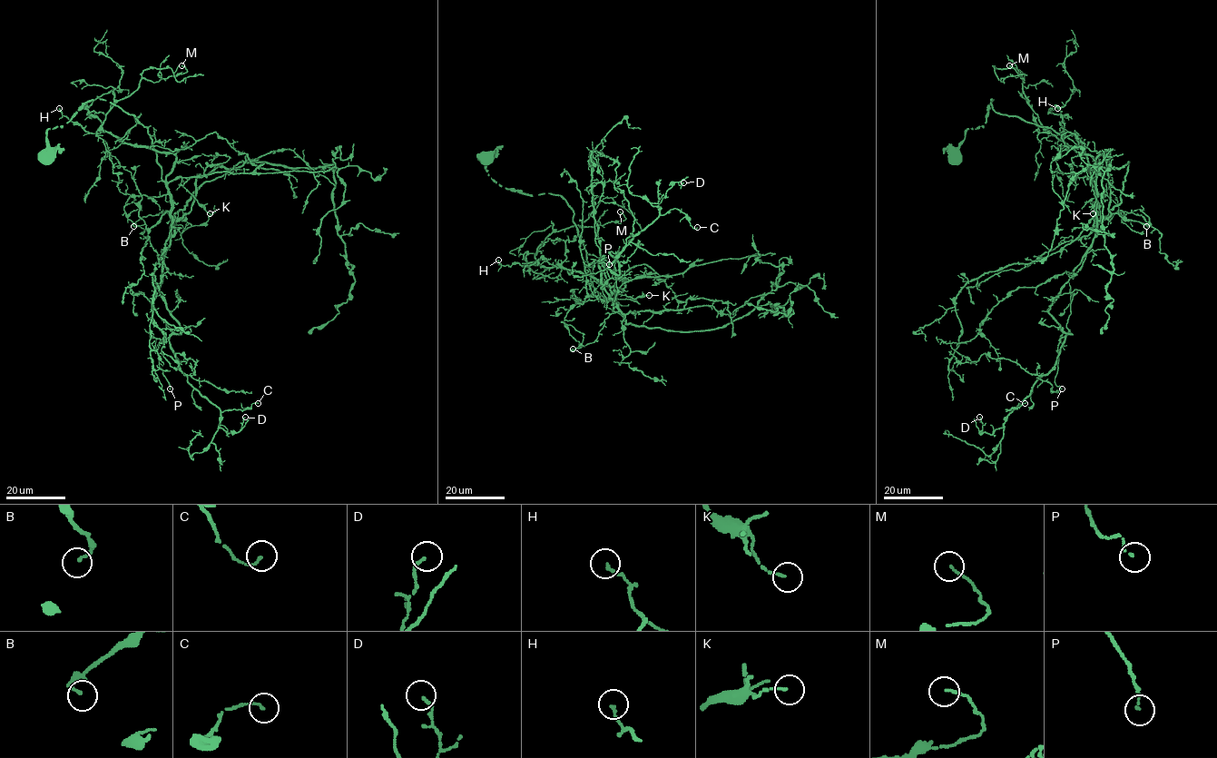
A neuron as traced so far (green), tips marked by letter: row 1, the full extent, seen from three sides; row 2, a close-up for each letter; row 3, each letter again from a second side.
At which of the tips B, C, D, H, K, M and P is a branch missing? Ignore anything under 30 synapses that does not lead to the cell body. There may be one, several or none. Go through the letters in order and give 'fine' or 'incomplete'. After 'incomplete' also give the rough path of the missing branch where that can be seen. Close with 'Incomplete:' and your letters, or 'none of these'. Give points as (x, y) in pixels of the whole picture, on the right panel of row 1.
B: fine
C: fine
D: fine
H: fine
K: fine
M: fine
P: fine
Incomplete: none of these

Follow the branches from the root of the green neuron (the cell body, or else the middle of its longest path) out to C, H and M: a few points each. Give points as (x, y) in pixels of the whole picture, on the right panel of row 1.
C: (957, 157), (992, 98), (1078, 145), (1096, 188), (1092, 246), (1048, 310), (1072, 334), (1005, 409), (1025, 403)
H: (957, 157), (992, 98), (998, 113), (1078, 145), (1094, 181), (1094, 161), (1058, 133), (1057, 108)
M: (957, 157), (992, 98), (998, 113), (1071, 139), (1094, 180), (1094, 161), (1042, 124), (1009, 65)

